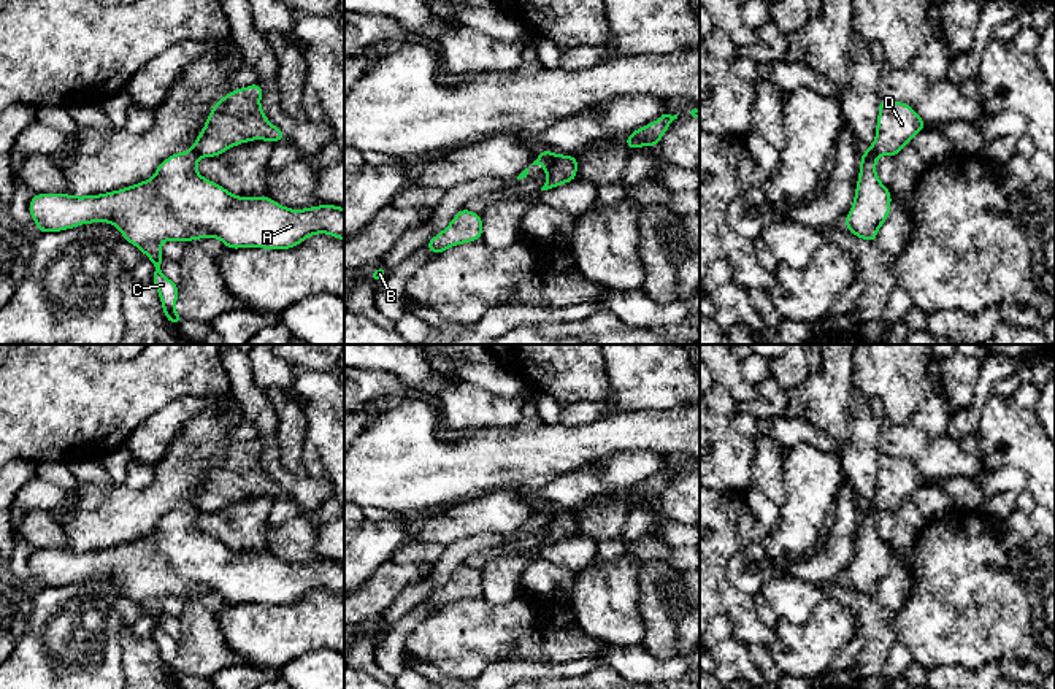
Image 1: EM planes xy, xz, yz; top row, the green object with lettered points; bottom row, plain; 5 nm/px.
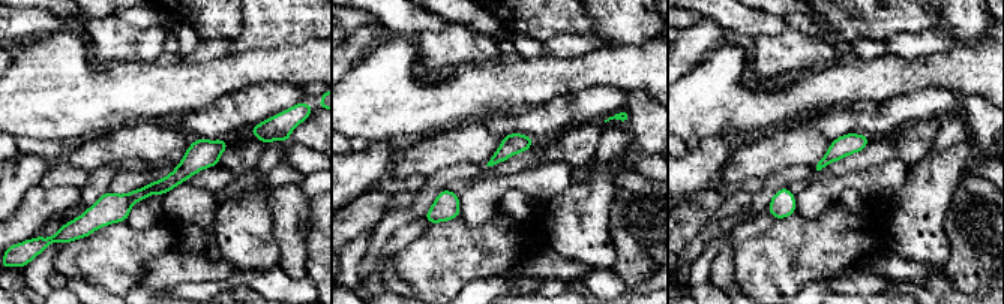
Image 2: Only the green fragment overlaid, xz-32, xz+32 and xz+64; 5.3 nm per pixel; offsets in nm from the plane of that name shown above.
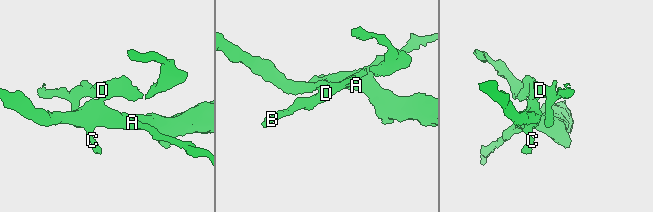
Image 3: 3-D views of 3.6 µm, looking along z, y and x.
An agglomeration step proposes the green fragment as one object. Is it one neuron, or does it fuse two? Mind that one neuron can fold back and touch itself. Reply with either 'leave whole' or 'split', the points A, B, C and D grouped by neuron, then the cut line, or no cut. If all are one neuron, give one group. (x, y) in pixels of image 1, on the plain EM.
split; groups A C / B D; cut xz (556, 510), (544, 523)

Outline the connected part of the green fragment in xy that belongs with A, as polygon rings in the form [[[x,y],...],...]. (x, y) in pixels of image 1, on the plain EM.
[[[192,505],[176,508],[162,516],[155,530],[143,538],[108,549],[76,552],[70,549],[35,549],[29,568],[36,578],[36,587],[62,587],[81,579],[108,578],[116,581],[127,599],[135,600],[154,619],[152,640],[159,646],[167,676],[179,683],[182,672],[173,665],[179,643],[160,627],[165,614],[160,600],[165,595],[194,597],[205,592],[221,595],[225,603],[290,605],[308,592],[328,589],[344,597],[344,564],[319,560],[305,565],[289,565],[268,551],[238,552],[197,527],[197,511]]]

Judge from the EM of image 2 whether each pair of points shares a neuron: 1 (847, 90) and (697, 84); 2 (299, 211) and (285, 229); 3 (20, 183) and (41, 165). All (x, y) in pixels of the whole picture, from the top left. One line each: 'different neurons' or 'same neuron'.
1: same neuron
2: same neuron
3: same neuron

